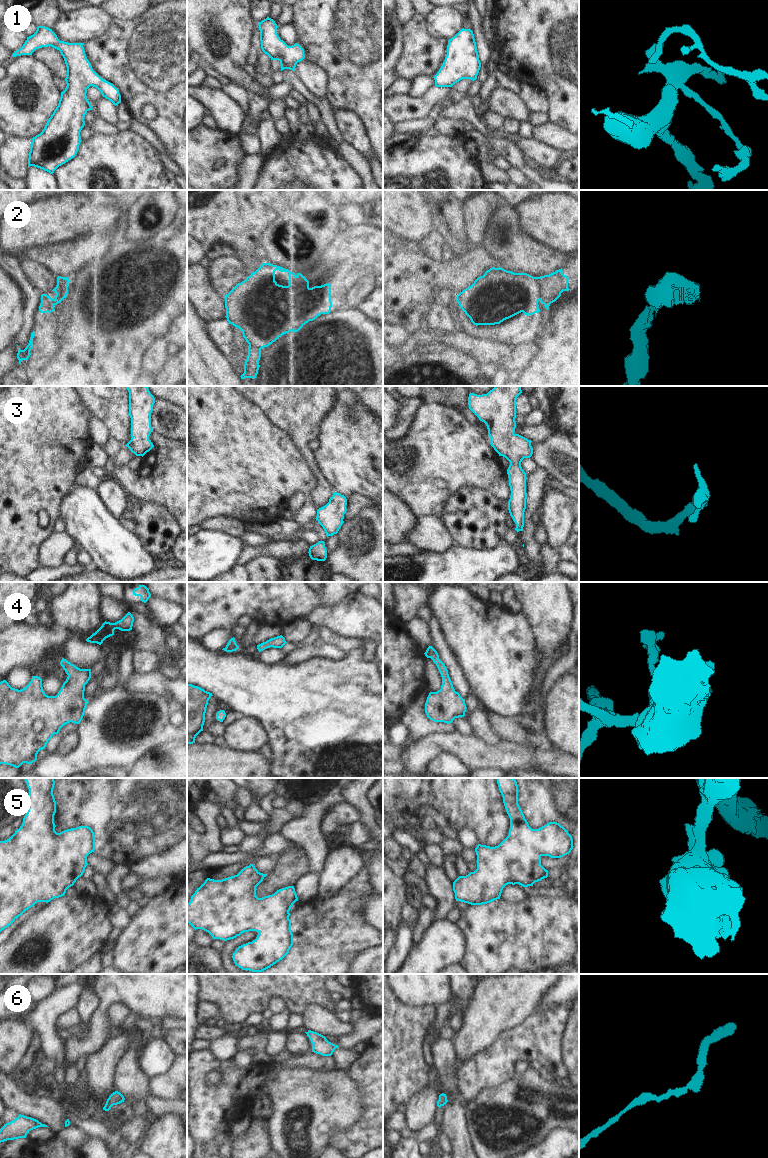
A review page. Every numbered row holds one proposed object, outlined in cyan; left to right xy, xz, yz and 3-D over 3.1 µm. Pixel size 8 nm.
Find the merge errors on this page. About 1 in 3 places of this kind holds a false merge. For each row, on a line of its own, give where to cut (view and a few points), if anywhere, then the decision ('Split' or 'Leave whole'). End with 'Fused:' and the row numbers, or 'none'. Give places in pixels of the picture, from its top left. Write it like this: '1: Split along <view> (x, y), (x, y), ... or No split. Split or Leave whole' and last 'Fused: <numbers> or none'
1: No split. Leave whole
2: Split along yz (537, 277), (540, 299). Split
3: No split. Leave whole
4: No split. Leave whole
5: No split. Leave whole
6: No split. Leave whole
Fused: 2

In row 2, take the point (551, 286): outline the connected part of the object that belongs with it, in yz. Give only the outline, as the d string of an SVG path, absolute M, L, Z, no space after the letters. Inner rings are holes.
M559 269L549 275L538 277L540 282L540 302L548 310L551 303L555 302L563 291L569 291L569 278Z

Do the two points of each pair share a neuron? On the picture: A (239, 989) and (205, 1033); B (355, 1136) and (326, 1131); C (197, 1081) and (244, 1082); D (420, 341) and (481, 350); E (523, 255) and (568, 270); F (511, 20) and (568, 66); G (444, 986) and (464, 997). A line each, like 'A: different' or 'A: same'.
A: different
B: different
C: same
D: same
E: different
F: same
G: different

